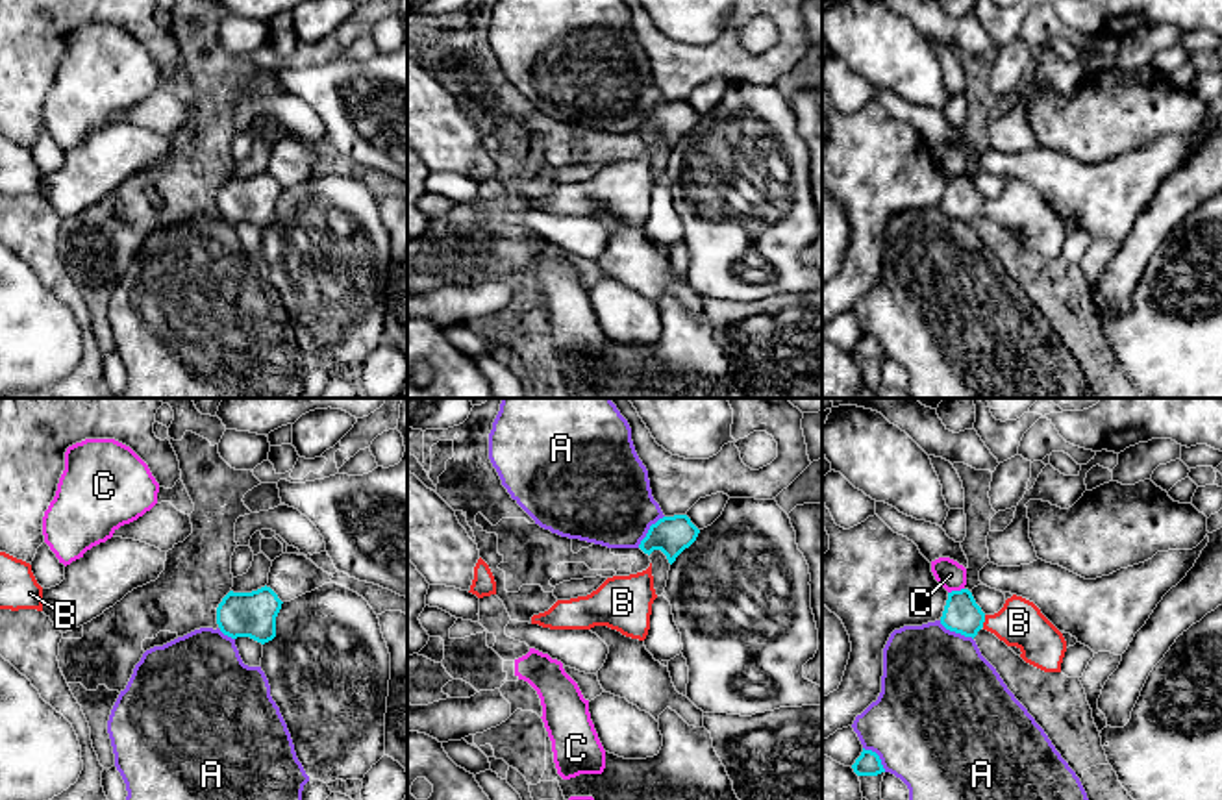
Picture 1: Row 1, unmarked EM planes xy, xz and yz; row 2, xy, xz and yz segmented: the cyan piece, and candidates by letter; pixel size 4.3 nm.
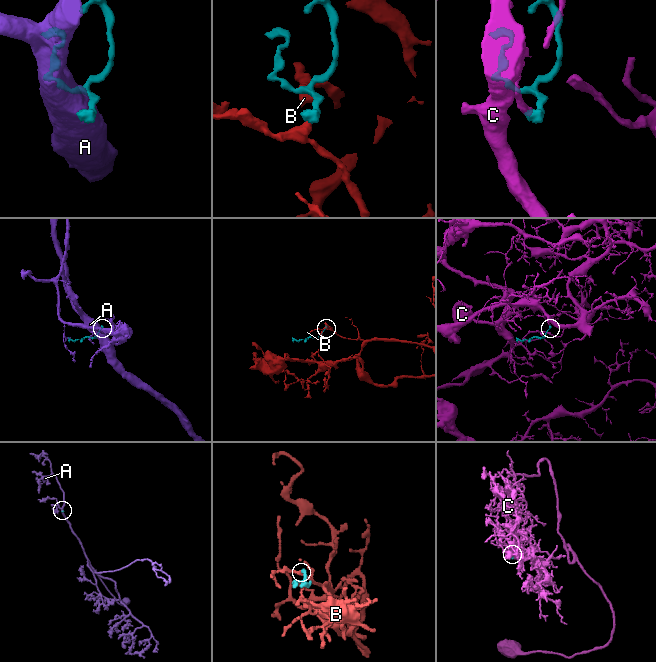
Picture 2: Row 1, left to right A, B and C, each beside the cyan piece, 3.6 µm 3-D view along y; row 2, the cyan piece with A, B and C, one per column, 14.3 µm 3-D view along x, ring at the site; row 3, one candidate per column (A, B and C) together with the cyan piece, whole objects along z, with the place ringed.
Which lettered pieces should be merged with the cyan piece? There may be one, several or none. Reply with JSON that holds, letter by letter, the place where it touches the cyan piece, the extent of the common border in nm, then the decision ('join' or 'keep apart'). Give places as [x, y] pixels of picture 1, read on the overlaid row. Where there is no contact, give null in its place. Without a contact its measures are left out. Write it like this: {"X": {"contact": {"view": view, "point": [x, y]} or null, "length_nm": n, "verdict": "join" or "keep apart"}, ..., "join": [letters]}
{"A": {"contact": {"view": "xz", "point": [648, 530]}, "length_nm": 180, "verdict": "keep apart"}, "B": {"contact": {"view": "yz", "point": [984, 621]}, "length_nm": 60, "verdict": "join"}, "C": {"contact": {"view": "yz", "point": [956, 591]}, "length_nm": 80, "verdict": "keep apart"}, "join": ["B"]}

